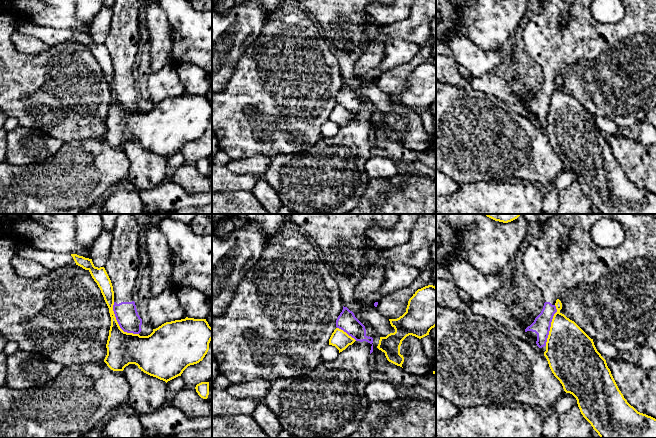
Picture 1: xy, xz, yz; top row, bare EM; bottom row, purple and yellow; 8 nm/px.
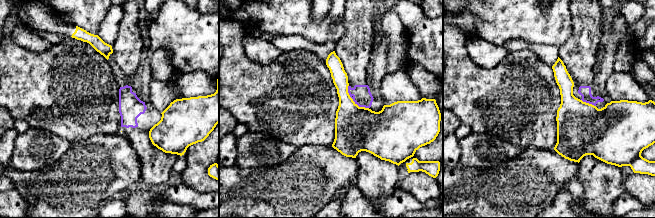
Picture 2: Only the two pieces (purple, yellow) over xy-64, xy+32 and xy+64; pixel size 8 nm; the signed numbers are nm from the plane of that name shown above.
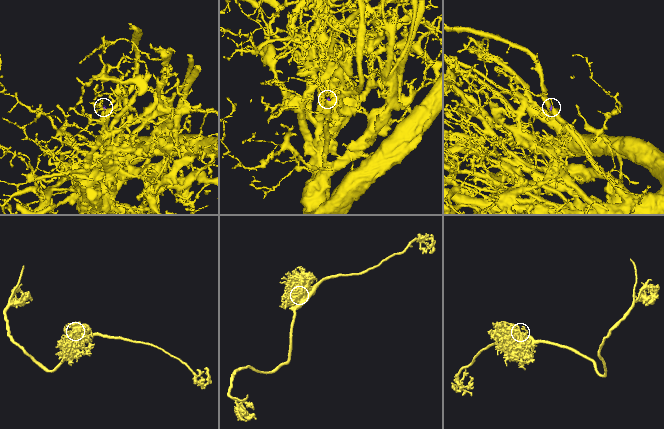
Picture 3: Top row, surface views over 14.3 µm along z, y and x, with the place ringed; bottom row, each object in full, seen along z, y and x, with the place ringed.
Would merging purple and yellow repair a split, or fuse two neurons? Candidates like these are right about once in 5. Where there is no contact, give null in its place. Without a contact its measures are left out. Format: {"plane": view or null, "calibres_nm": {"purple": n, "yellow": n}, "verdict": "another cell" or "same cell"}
{"plane": "xy", "calibres_nm": {"purple": 180, "yellow": 260}, "verdict": "another cell"}

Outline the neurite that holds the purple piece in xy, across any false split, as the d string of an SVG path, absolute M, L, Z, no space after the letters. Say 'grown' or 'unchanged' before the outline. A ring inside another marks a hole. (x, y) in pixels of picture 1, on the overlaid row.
grown | M120 214L113 228L111 254L104 266L113 286L114 305L113 311L120 328L127 333L148 336L153 332L149 320L142 320L138 315L133 293L136 289L138 278L141 274L139 238L142 235L142 220L135 214Z

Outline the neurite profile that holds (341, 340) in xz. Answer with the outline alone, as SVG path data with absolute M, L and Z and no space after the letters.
M336 328L329 339L329 345L335 346L339 353L352 345L356 340L343 330Z

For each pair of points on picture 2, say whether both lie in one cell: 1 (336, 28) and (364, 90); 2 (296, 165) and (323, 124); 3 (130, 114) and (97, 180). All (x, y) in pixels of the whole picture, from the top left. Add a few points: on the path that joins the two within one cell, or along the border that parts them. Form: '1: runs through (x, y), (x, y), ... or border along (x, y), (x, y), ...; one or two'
1: border along (344, 14), (344, 34), (335, 43); two
2: border along (331, 145), (302, 145), (297, 147); two
3: border along (122, 131), (135, 152); two

